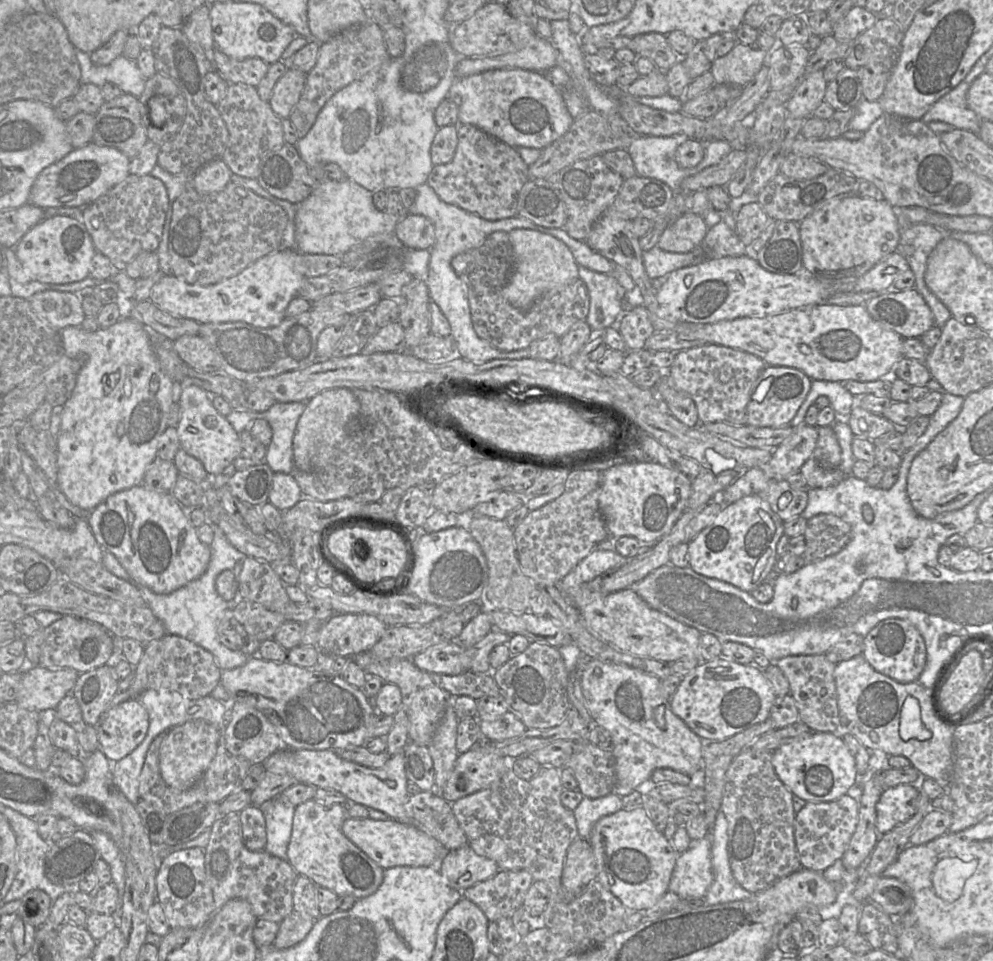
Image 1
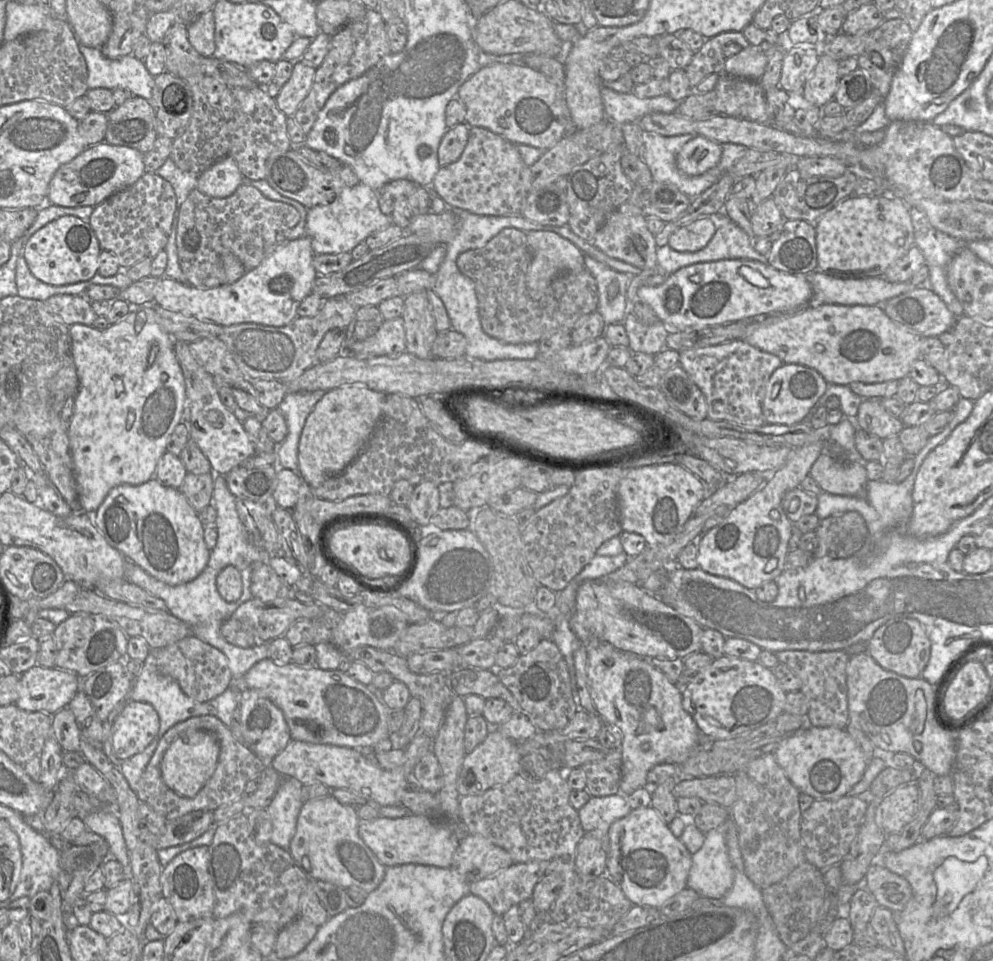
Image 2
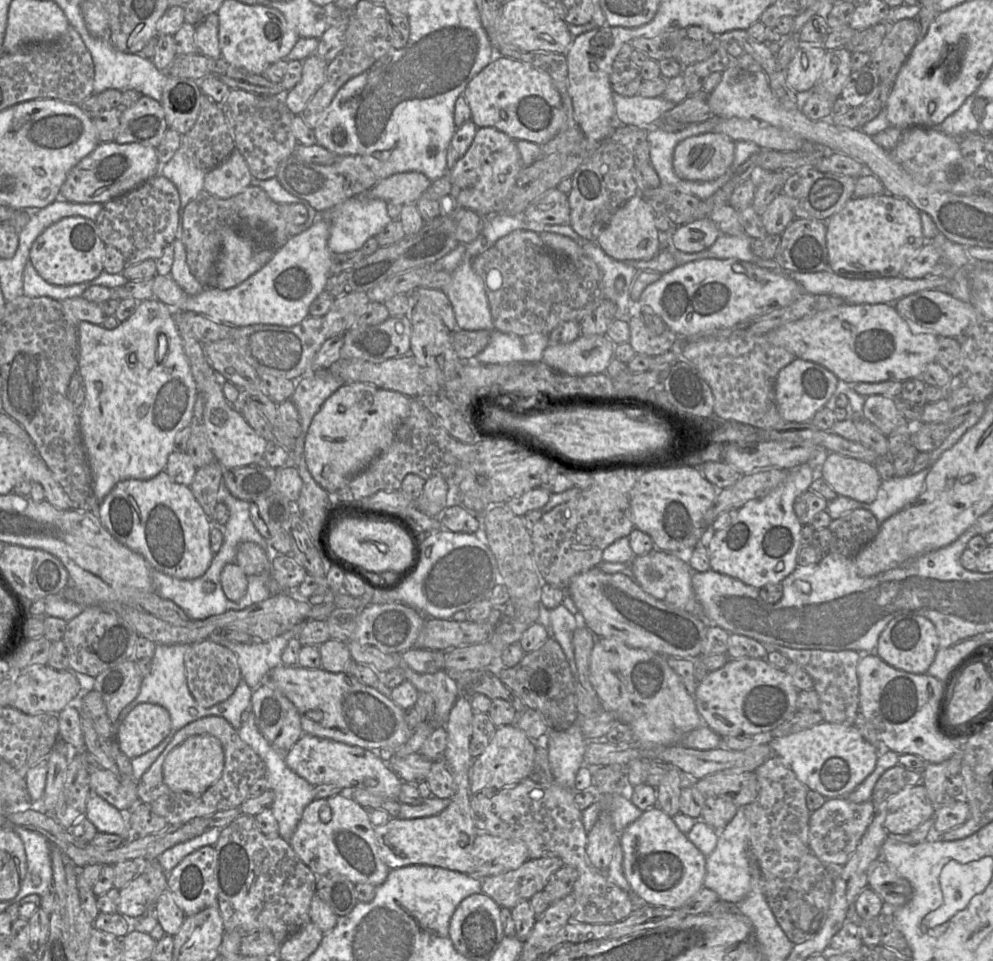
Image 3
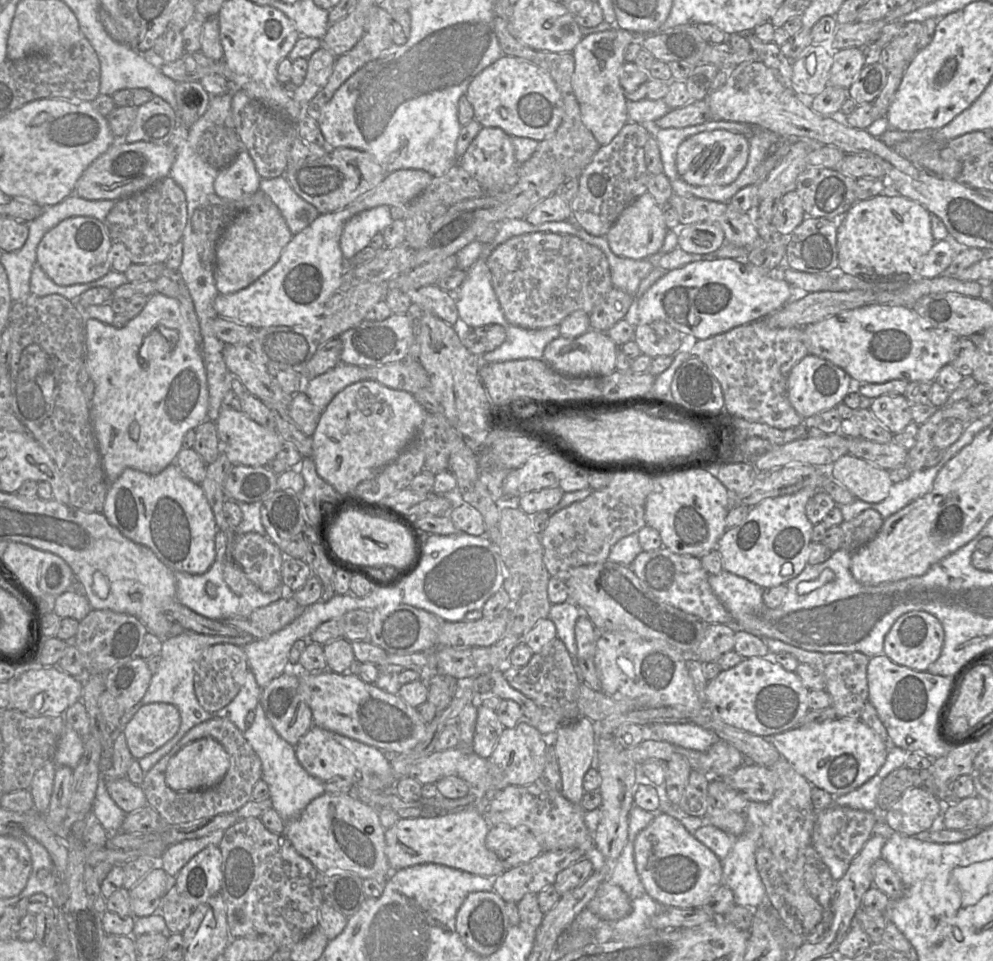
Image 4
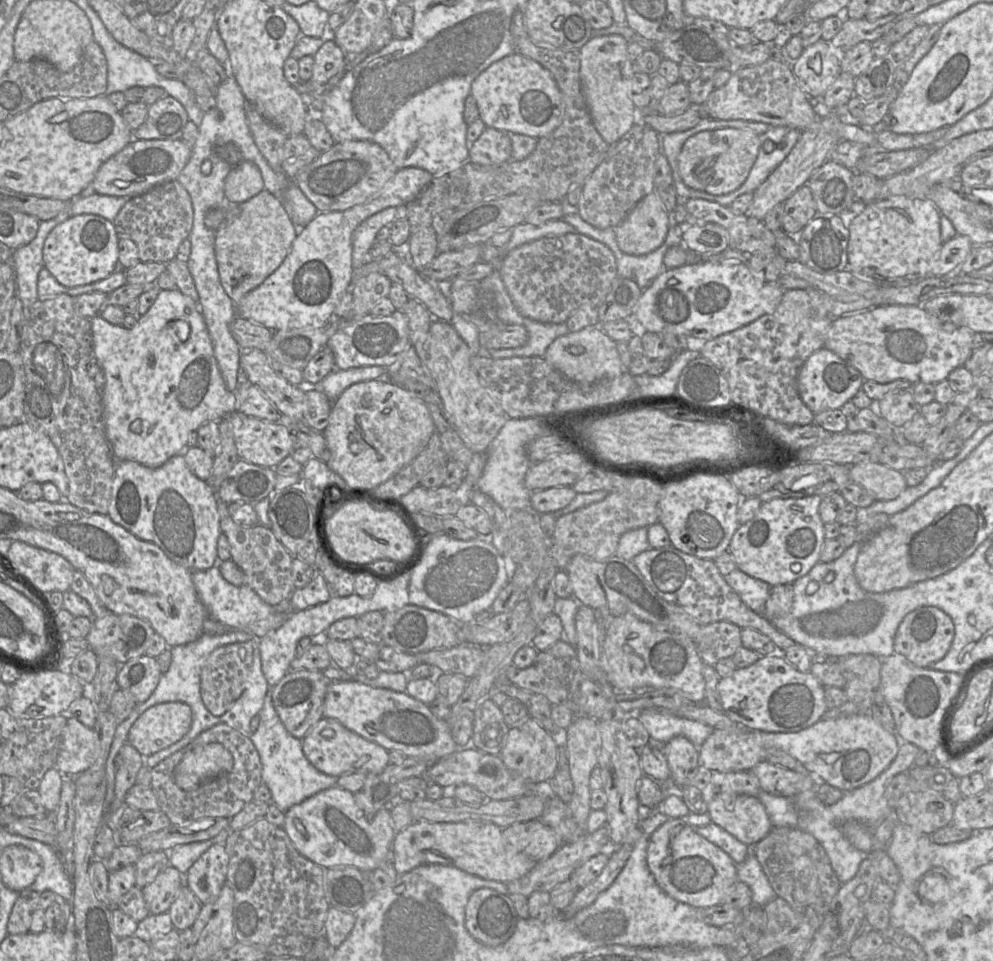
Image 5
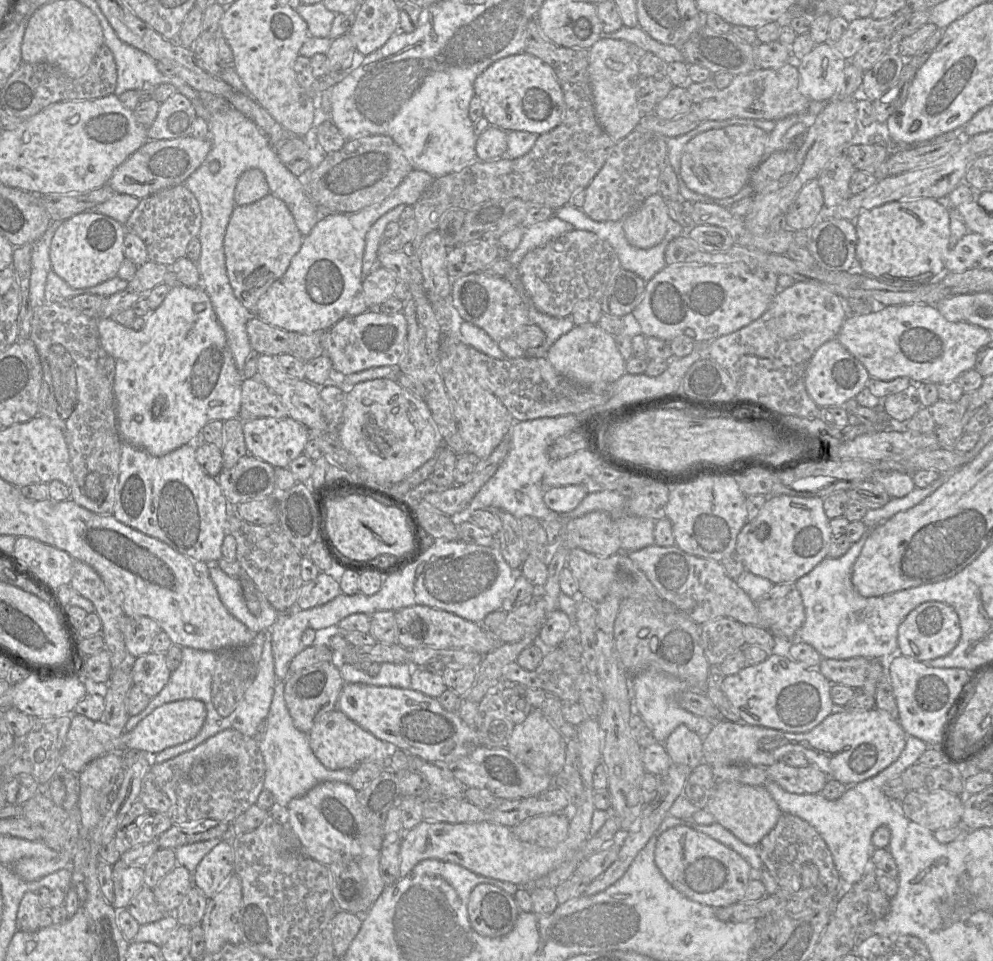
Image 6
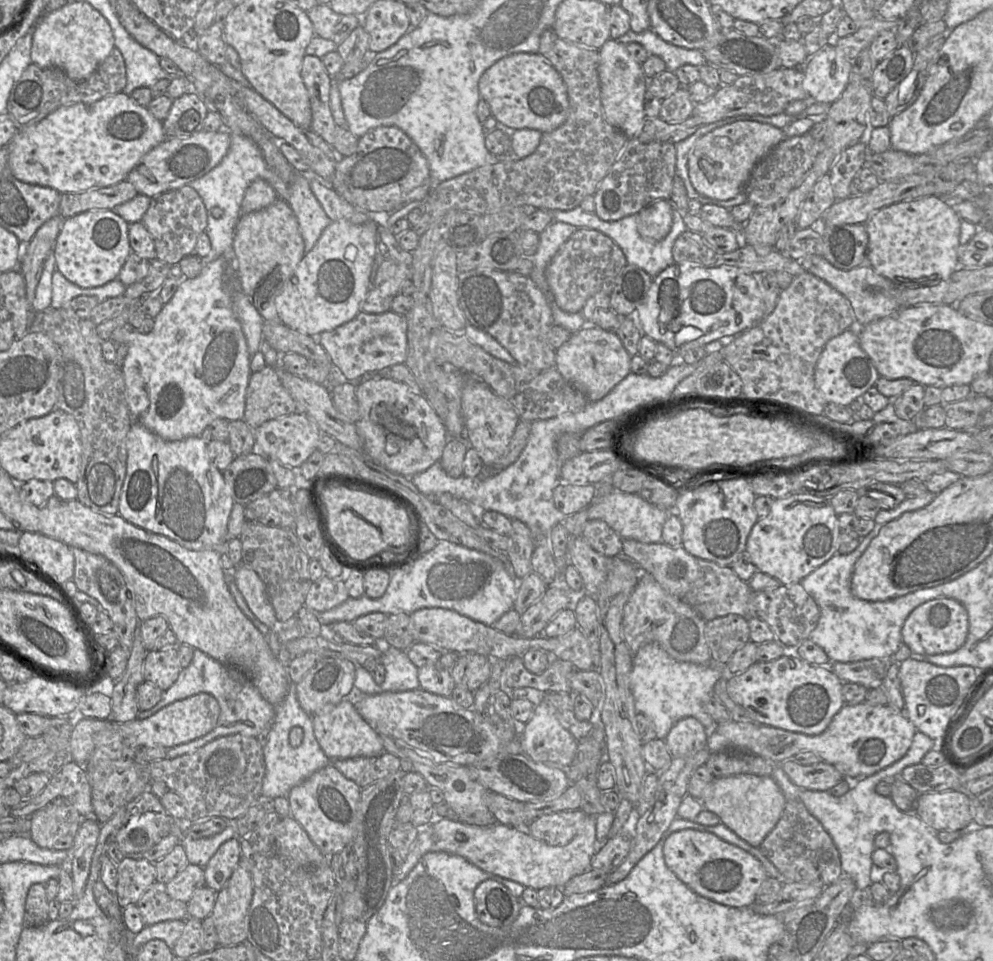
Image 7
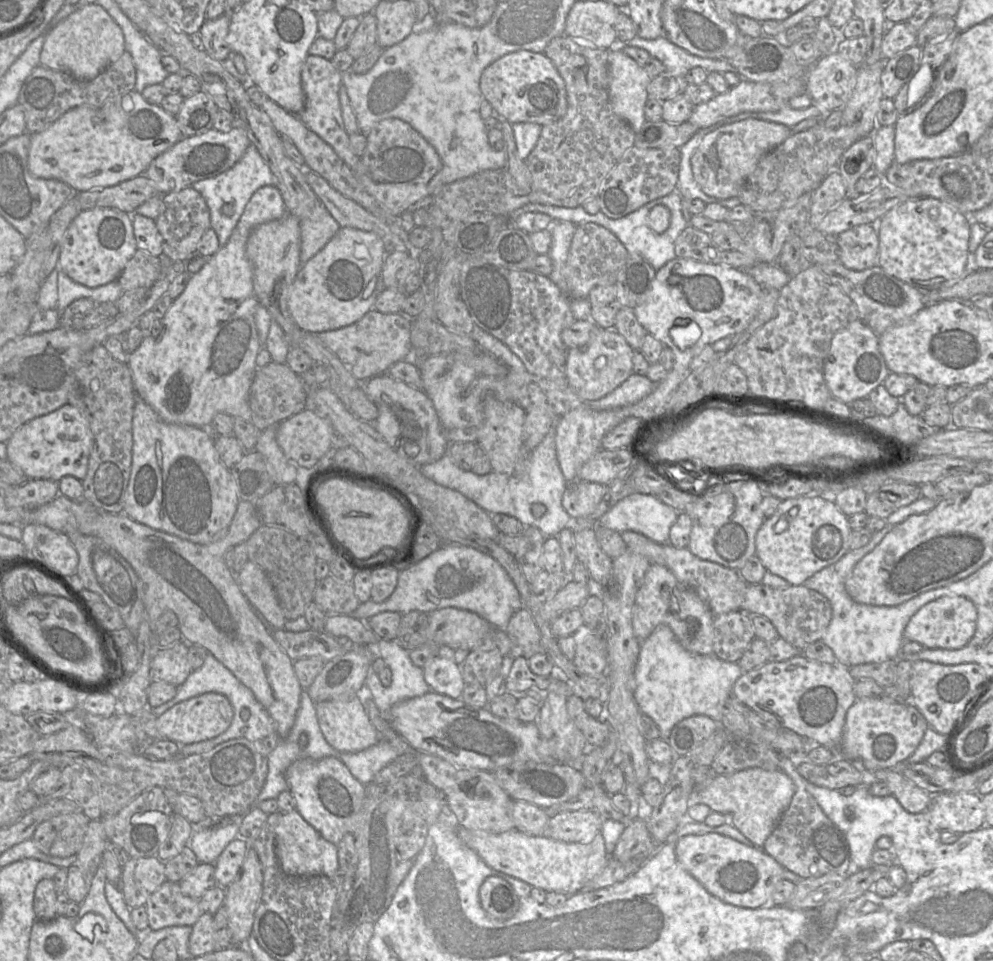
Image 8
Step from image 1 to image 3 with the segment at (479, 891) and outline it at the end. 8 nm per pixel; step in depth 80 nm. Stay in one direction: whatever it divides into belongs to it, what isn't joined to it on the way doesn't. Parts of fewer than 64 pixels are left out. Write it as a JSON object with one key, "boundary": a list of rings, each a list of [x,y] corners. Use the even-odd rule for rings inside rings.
{"boundary":[[[558,857],[529,859],[515,870],[482,880],[481,892],[492,898],[501,908],[512,909],[542,891],[550,876],[563,866],[565,866],[564,862]]]}

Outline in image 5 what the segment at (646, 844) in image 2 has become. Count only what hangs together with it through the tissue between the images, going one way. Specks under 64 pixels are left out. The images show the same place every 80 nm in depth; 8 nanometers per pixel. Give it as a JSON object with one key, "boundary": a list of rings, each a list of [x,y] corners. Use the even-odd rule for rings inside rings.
{"boundary":[[[670,818],[651,835],[647,848],[647,864],[657,884],[670,897],[694,907],[710,907],[723,903],[729,889],[739,881],[737,864],[720,847],[699,835],[683,818]]]}

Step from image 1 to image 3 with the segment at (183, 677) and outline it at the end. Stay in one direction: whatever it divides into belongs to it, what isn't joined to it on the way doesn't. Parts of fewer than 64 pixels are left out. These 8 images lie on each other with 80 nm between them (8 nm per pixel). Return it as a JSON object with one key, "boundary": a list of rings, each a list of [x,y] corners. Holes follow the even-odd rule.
{"boundary":[[[210,639],[190,645],[185,653],[184,662],[189,691],[194,699],[205,708],[228,699],[242,679],[236,655],[228,648]]]}

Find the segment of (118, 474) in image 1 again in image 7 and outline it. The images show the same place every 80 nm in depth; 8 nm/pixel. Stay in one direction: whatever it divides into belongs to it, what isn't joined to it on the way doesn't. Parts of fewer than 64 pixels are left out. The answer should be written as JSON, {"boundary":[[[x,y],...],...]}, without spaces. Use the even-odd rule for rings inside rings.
{"boundary":[[[220,256],[210,259],[197,277],[185,279],[171,300],[163,305],[154,318],[151,332],[141,334],[130,331],[128,325],[113,331],[109,339],[116,344],[128,346],[121,369],[132,424],[139,423],[166,441],[177,441],[206,436],[208,426],[218,418],[228,421],[243,419],[246,390],[252,374],[251,354],[233,310],[229,274],[230,261],[227,258]]]}

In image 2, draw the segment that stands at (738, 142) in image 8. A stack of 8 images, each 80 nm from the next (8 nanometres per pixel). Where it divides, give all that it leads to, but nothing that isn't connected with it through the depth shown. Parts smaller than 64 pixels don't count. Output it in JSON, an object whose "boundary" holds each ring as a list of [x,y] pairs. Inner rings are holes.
{"boundary":[[[703,136],[694,137],[679,150],[676,158],[678,169],[690,176],[703,174],[719,163],[721,144]]]}

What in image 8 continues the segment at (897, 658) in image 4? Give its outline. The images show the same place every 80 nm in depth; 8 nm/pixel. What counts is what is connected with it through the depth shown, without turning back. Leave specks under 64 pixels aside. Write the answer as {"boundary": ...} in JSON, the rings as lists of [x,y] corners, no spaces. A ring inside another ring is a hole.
{"boundary":[[[943,596],[923,605],[904,629],[905,640],[918,642],[925,648],[958,649],[965,646],[976,630],[977,609],[963,596]]]}

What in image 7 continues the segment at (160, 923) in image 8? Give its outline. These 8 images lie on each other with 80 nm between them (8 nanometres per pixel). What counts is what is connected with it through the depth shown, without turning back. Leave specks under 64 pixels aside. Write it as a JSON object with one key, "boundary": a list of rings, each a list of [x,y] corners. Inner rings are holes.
{"boundary":[[[164,883],[152,884],[135,905],[145,926],[169,920],[189,919],[187,903],[171,898]]]}

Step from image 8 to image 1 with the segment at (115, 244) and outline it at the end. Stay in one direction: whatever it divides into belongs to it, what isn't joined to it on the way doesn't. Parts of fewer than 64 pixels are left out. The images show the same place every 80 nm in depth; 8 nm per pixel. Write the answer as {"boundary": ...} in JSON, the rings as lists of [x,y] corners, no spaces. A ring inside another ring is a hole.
{"boundary":[[[70,216],[44,218],[13,249],[24,272],[31,279],[51,284],[72,283],[87,278],[91,260],[97,252],[84,223]]]}

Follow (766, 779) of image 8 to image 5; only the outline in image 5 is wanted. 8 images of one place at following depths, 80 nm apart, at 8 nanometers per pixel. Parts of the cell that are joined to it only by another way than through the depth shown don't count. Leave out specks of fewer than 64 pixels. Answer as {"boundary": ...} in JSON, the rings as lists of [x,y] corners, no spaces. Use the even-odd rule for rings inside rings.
{"boundary":[[[715,796],[708,805],[708,814],[713,823],[750,847],[764,838],[772,828],[765,806],[755,796]]]}

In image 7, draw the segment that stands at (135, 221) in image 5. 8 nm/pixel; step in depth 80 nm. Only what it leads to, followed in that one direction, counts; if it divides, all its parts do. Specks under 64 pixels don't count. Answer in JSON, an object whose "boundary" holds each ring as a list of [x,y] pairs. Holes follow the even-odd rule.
{"boundary":[[[185,185],[151,198],[141,222],[153,238],[156,258],[173,265],[194,253],[197,239],[207,227],[207,210],[199,194]]]}

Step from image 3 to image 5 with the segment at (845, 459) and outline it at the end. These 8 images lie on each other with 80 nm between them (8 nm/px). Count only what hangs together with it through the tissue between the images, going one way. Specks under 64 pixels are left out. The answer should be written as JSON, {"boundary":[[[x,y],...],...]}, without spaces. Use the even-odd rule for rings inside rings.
{"boundary":[[[869,460],[850,466],[851,481],[866,489],[876,500],[892,500],[907,487],[902,471]]]}

